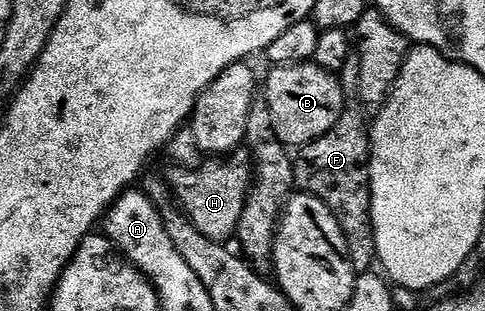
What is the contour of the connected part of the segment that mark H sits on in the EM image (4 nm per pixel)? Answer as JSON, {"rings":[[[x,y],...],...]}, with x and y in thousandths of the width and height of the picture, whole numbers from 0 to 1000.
{"rings":[[[497,476],[452,514],[423,514],[404,547],[355,534],[348,550],[342,559],[346,595],[400,733],[433,772],[468,781],[468,765],[493,743],[511,630],[520,621],[524,537],[509,479]]]}

